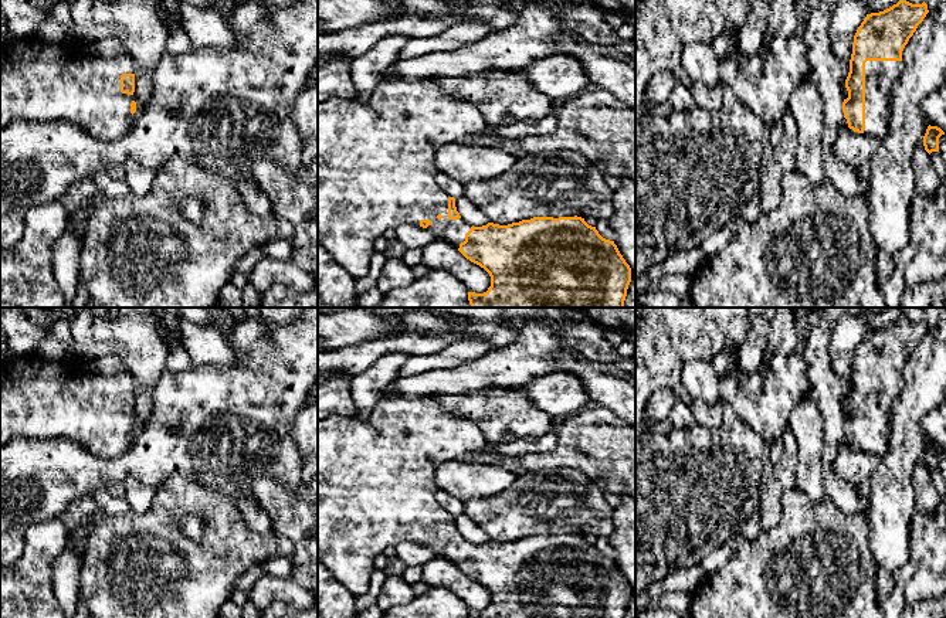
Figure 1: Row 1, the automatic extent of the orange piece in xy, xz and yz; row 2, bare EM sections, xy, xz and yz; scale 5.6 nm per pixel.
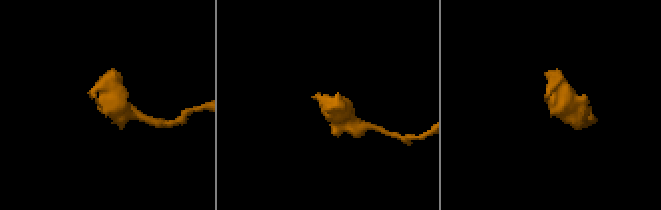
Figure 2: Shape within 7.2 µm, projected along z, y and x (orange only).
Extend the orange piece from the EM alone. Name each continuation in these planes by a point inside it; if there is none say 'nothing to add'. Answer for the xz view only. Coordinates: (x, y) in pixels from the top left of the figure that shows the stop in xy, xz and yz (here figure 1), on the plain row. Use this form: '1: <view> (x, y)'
1: xz (376, 488)

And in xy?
1: xy (78, 399)

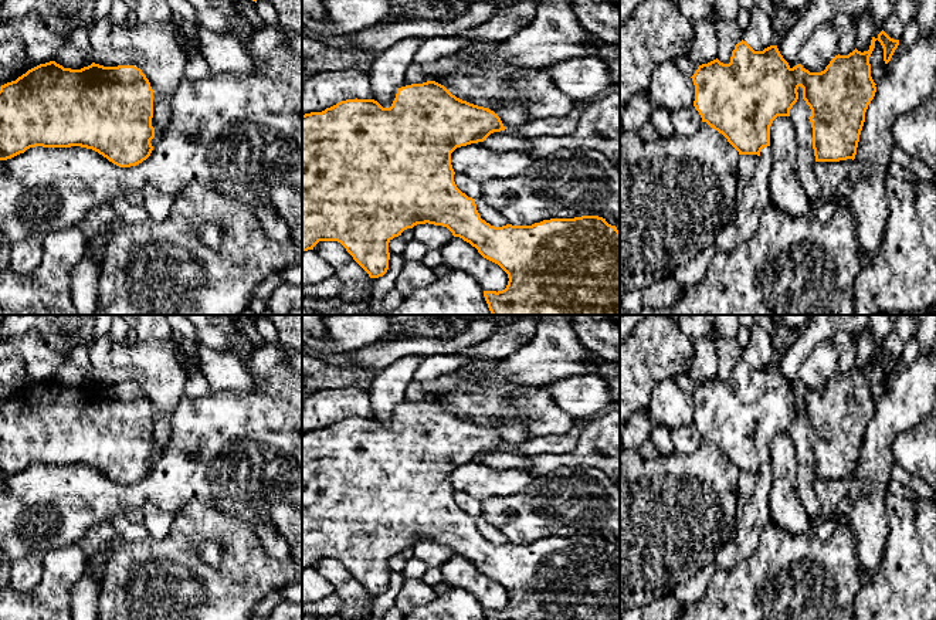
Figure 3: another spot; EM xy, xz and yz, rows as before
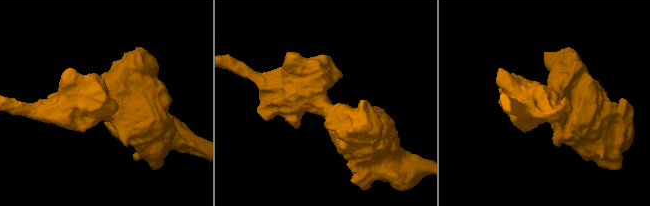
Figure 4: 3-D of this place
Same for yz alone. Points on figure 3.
nothing to add

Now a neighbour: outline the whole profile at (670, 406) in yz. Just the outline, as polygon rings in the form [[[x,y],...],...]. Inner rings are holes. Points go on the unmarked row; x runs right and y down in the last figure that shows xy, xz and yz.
[[[672,379],[659,382],[650,402],[647,413],[654,424],[662,424],[669,430],[693,424],[695,403],[689,393],[684,392]]]

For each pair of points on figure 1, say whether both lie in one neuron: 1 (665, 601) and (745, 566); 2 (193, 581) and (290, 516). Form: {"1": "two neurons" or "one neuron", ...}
{"1": "two neurons", "2": "two neurons"}

